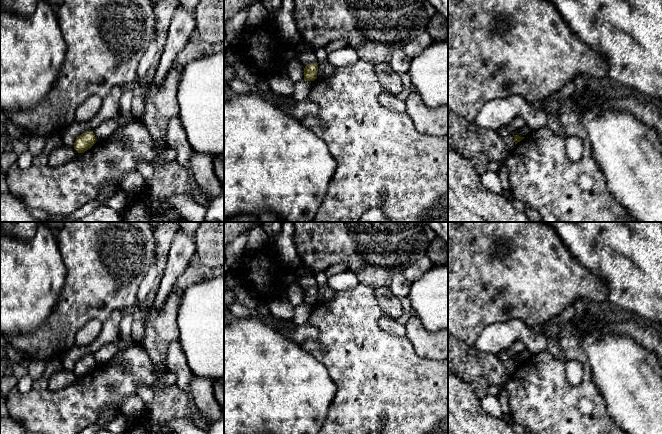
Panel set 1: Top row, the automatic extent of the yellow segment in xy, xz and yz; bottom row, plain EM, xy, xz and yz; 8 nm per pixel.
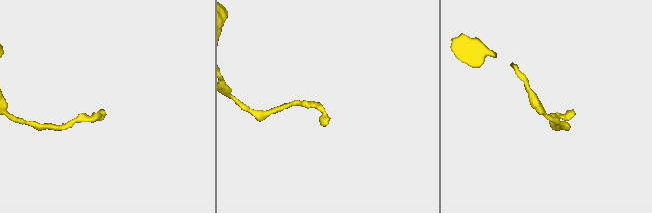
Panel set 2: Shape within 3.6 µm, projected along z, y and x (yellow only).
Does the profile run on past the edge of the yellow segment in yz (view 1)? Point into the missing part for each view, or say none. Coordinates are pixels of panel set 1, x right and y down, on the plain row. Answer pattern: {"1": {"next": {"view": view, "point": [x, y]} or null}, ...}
{"1": {"next": null}}

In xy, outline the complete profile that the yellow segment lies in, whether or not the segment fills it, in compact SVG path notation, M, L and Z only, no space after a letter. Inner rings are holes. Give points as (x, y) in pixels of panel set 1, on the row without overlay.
M89 354L76 362L73 371L78 377L84 377L90 373L96 367L96 365L97 363L93 355Z

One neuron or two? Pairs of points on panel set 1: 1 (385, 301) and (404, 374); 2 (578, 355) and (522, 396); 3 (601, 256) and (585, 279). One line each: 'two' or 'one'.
1: two
2: one
3: two

